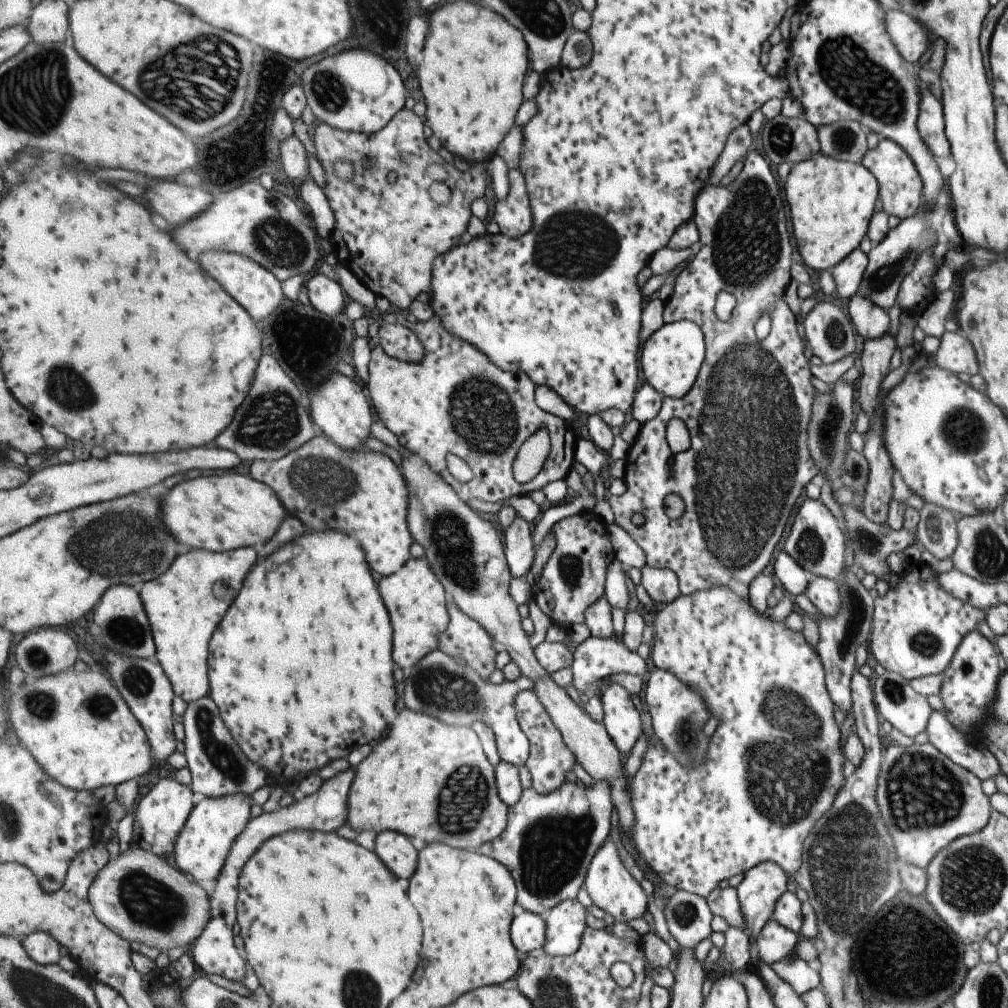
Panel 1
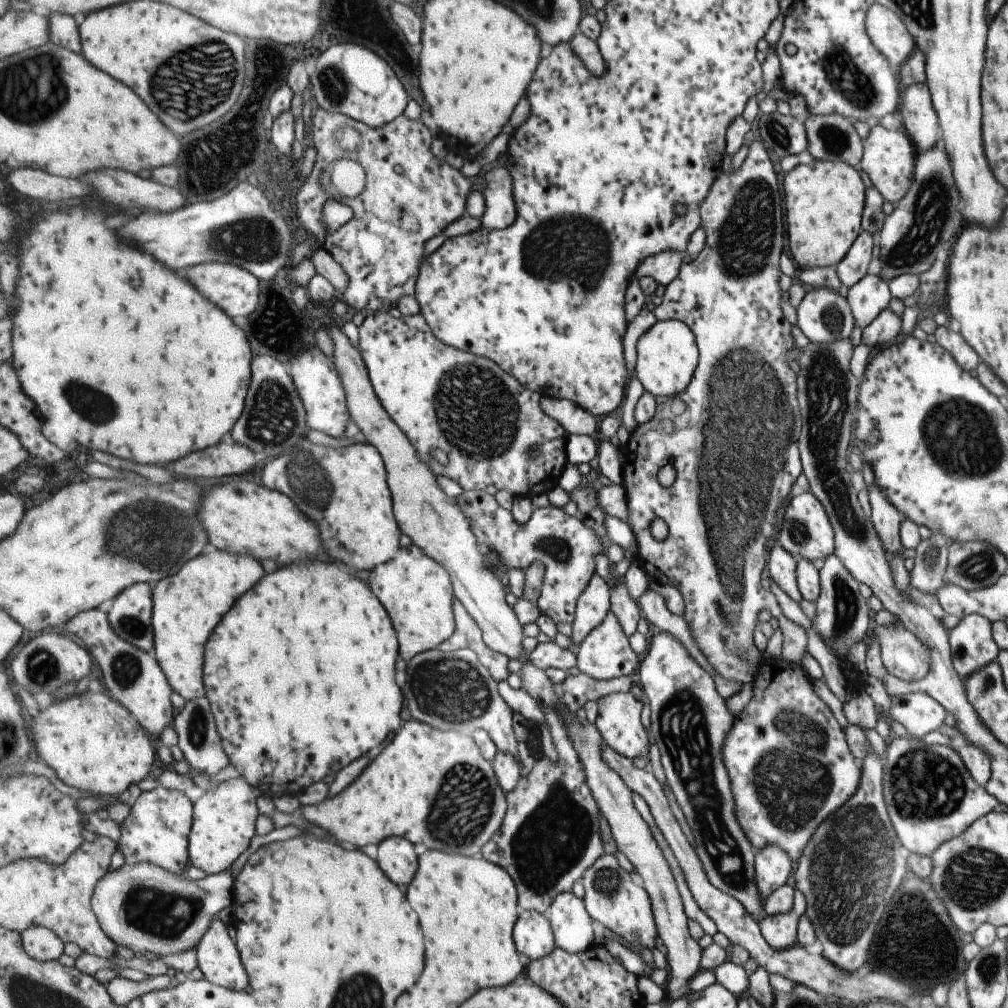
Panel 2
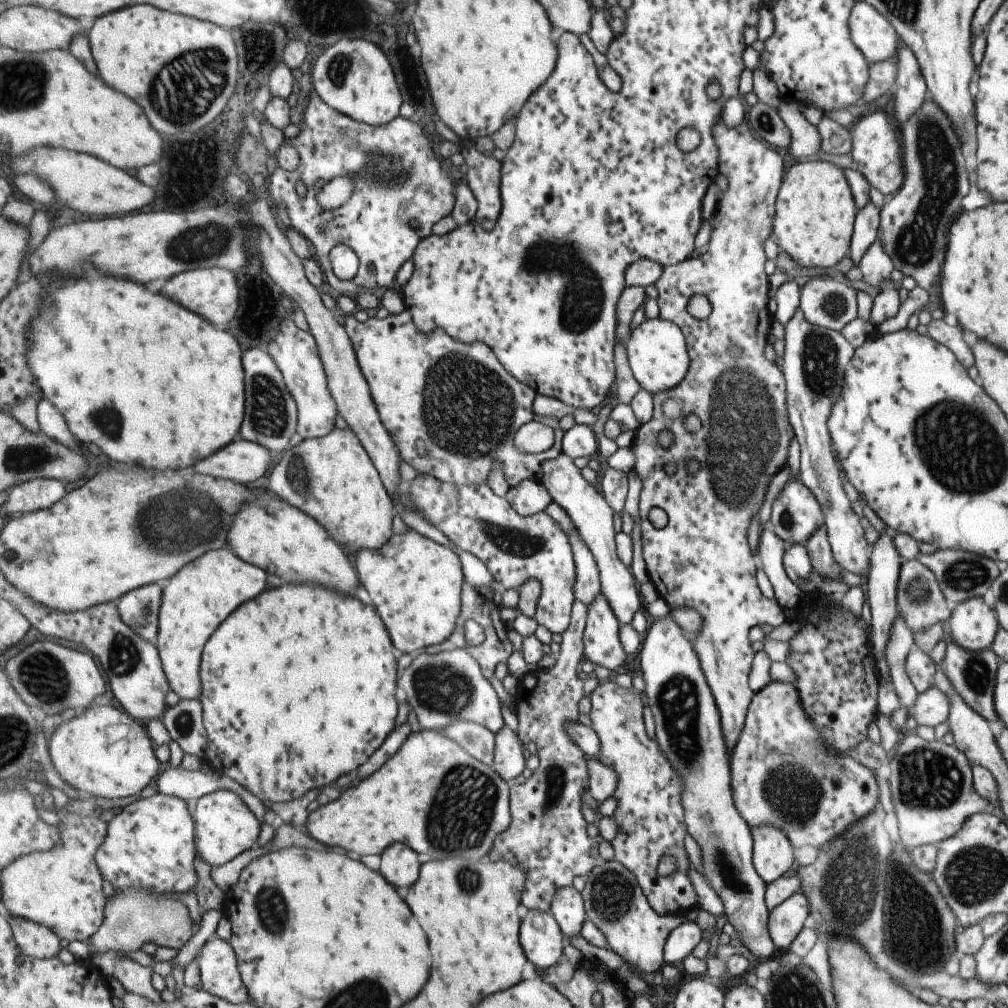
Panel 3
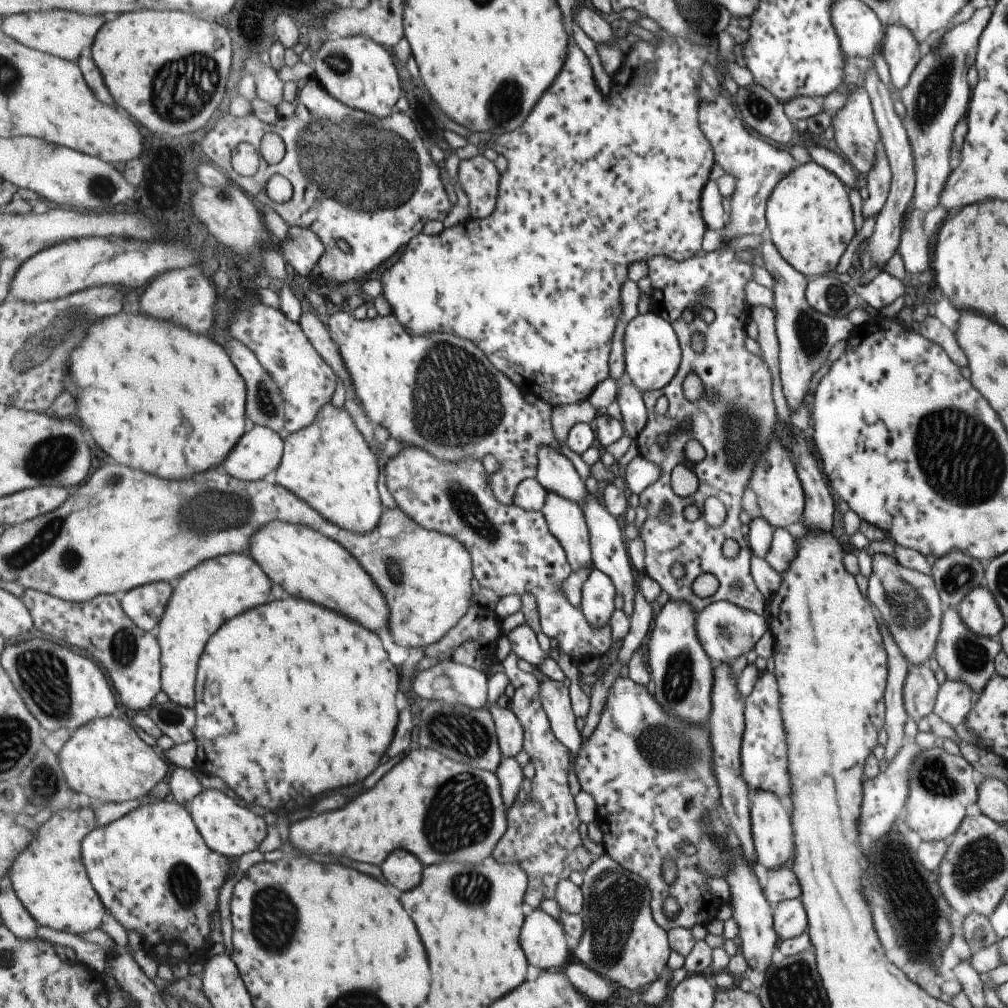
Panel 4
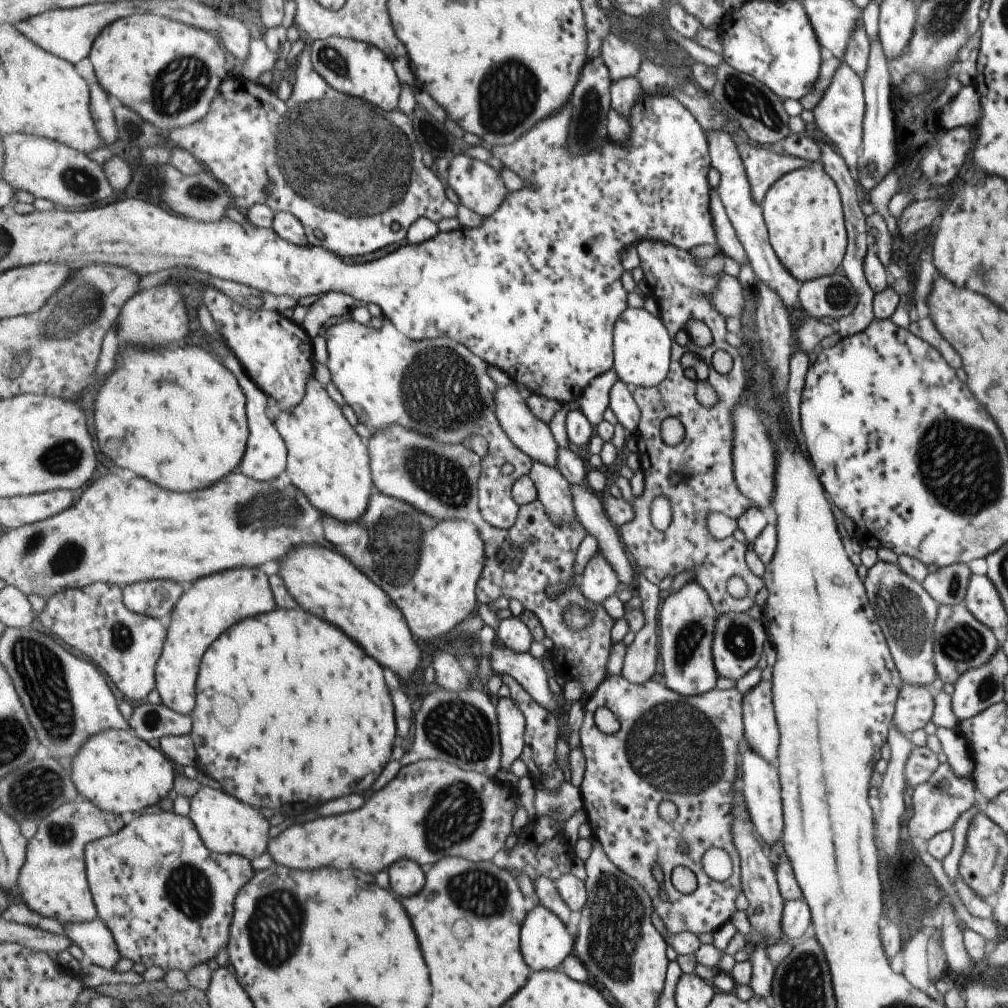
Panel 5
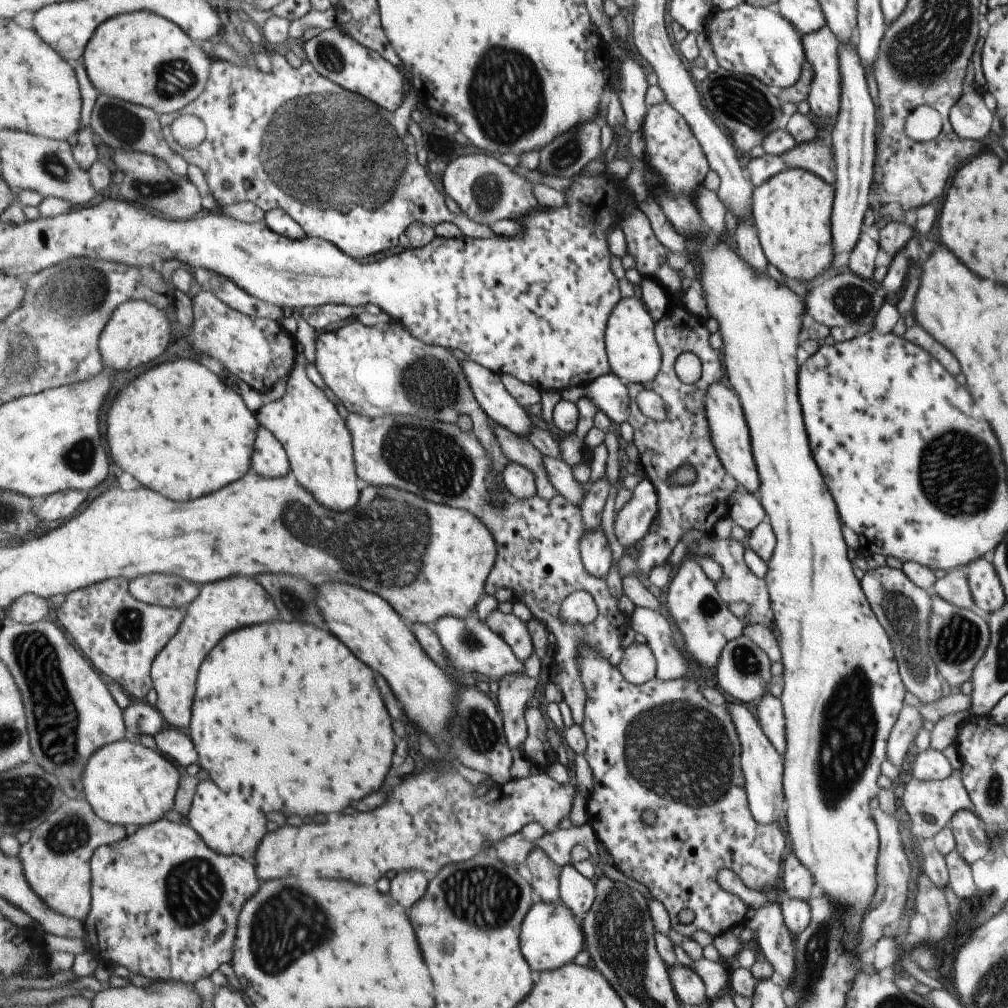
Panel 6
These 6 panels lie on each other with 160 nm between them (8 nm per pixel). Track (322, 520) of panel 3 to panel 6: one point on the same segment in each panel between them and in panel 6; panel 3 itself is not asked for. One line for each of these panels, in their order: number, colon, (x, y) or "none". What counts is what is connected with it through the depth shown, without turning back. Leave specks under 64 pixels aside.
4: (329, 464)
5: (327, 460)
6: (320, 446)

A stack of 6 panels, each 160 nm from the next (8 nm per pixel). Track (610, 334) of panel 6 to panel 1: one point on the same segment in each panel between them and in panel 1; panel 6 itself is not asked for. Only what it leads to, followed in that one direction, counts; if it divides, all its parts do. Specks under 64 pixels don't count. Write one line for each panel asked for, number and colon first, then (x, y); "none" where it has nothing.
1: (671, 360)
2: (668, 355)
3: (658, 352)
4: (653, 353)
5: (642, 346)

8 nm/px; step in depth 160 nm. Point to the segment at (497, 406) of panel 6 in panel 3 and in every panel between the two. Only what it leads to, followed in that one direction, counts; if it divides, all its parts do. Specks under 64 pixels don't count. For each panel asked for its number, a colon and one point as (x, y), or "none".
3: (592, 514)
4: (556, 472)
5: (531, 434)

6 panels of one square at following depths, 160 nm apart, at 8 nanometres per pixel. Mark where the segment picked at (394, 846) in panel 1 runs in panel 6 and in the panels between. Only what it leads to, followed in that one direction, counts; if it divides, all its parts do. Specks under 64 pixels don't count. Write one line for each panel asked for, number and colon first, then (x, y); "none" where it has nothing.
2: (397, 855)
3: (401, 866)
4: (404, 870)
5: (407, 878)
6: (408, 888)

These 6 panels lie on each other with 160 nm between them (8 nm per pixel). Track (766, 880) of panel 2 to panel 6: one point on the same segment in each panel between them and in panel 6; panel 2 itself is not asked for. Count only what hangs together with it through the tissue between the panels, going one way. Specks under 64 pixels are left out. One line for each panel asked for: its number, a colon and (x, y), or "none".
3: (772, 856)
4: (771, 832)
5: (760, 790)
6: (761, 766)

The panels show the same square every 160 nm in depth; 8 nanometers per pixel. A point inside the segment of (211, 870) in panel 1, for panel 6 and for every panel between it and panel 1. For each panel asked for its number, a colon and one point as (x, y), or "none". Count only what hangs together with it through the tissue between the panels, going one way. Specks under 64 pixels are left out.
2: (224, 822)
3: (226, 827)
4: (229, 829)
5: (227, 824)
6: (230, 826)

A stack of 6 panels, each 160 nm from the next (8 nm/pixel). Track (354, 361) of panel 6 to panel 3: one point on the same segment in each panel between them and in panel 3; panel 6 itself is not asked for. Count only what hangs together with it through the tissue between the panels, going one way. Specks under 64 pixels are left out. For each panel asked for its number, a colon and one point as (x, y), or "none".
3: (467, 408)
4: (442, 393)
5: (438, 387)

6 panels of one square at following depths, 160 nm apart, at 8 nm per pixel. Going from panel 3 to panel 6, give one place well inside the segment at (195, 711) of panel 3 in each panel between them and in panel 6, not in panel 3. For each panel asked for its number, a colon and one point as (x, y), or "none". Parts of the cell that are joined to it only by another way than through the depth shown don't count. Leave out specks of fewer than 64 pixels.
4: (178, 722)
5: (149, 721)
6: (141, 718)

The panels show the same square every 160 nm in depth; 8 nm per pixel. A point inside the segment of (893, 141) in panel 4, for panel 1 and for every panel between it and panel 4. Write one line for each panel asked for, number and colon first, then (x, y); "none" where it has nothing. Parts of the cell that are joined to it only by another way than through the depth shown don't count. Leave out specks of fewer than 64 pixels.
1: (869, 320)
2: (870, 294)
3: (874, 264)

